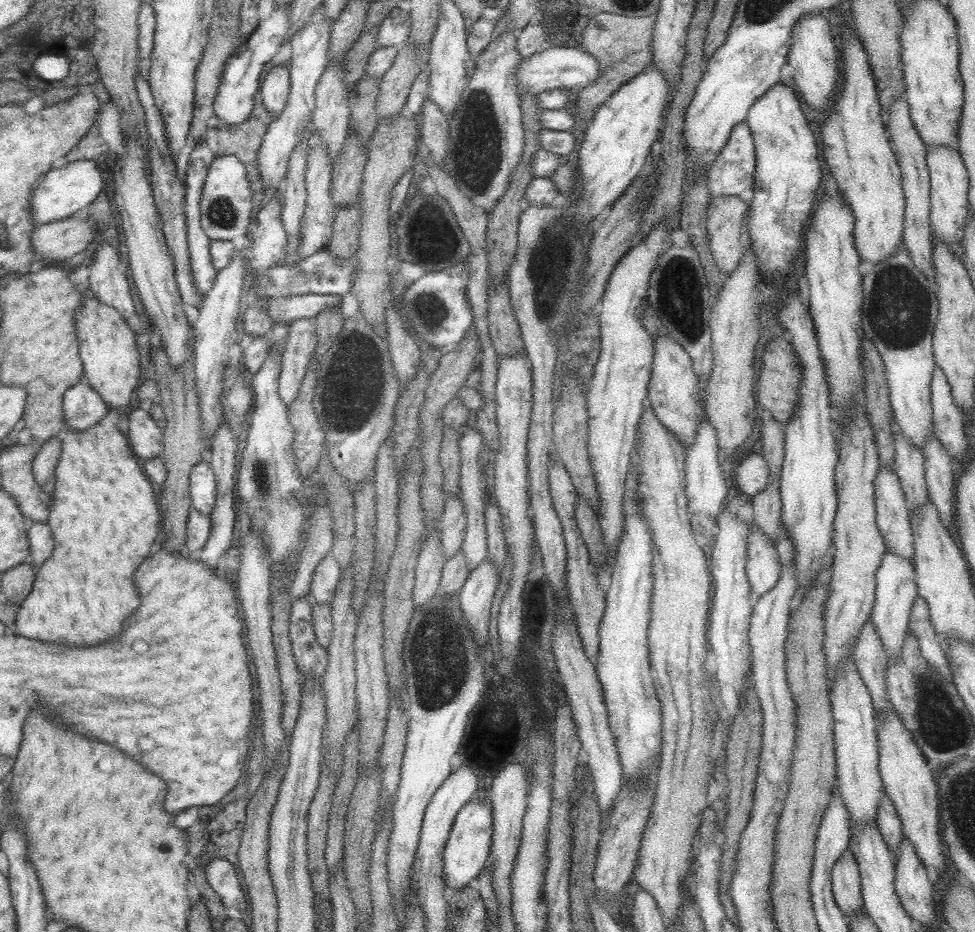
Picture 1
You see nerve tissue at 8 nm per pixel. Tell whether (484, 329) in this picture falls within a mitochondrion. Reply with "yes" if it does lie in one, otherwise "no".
no

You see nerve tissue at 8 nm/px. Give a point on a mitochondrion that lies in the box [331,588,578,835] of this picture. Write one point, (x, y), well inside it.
(449, 677)

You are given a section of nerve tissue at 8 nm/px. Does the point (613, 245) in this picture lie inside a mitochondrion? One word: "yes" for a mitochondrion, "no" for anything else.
no

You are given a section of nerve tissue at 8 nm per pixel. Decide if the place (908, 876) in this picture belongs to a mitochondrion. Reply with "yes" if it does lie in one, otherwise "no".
no

